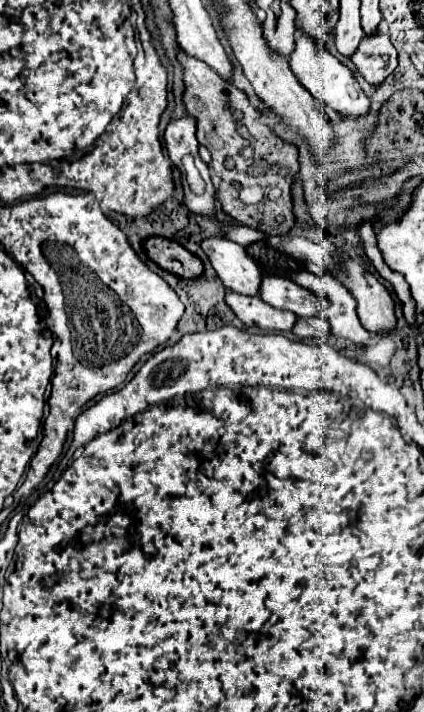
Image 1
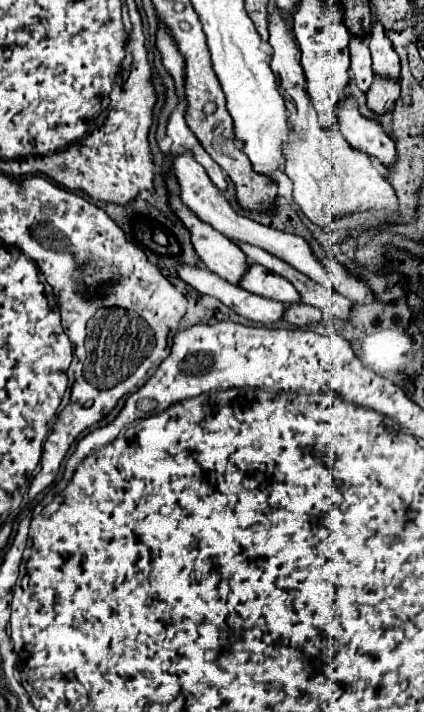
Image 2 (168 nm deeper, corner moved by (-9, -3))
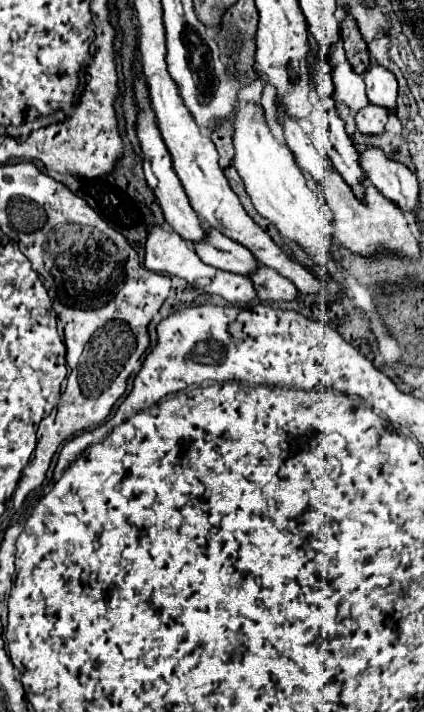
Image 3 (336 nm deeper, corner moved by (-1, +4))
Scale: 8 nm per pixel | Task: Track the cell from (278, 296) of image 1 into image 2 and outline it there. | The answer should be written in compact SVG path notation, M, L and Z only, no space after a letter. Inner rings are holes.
M250 263L250 267L246 269L246 275L240 279L238 285L242 285L242 289L246 289L250 293L256 293L256 295L280 301L280 303L298 303L300 301L296 287L288 279L284 279L276 273L270 273L266 267L256 265L256 263Z

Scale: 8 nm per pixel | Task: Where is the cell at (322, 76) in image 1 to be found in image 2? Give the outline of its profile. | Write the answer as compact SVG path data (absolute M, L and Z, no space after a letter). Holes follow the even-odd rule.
M346 97L338 107L340 119L340 133L344 139L358 151L364 151L368 157L378 159L384 167L392 167L396 163L396 145L394 141L382 131L380 121L364 119L358 113L352 97Z

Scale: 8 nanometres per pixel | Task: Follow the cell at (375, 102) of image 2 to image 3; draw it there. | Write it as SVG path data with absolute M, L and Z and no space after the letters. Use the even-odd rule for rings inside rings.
M368 104L356 114L356 124L364 134L382 134L386 120L388 120L388 110L376 104Z

